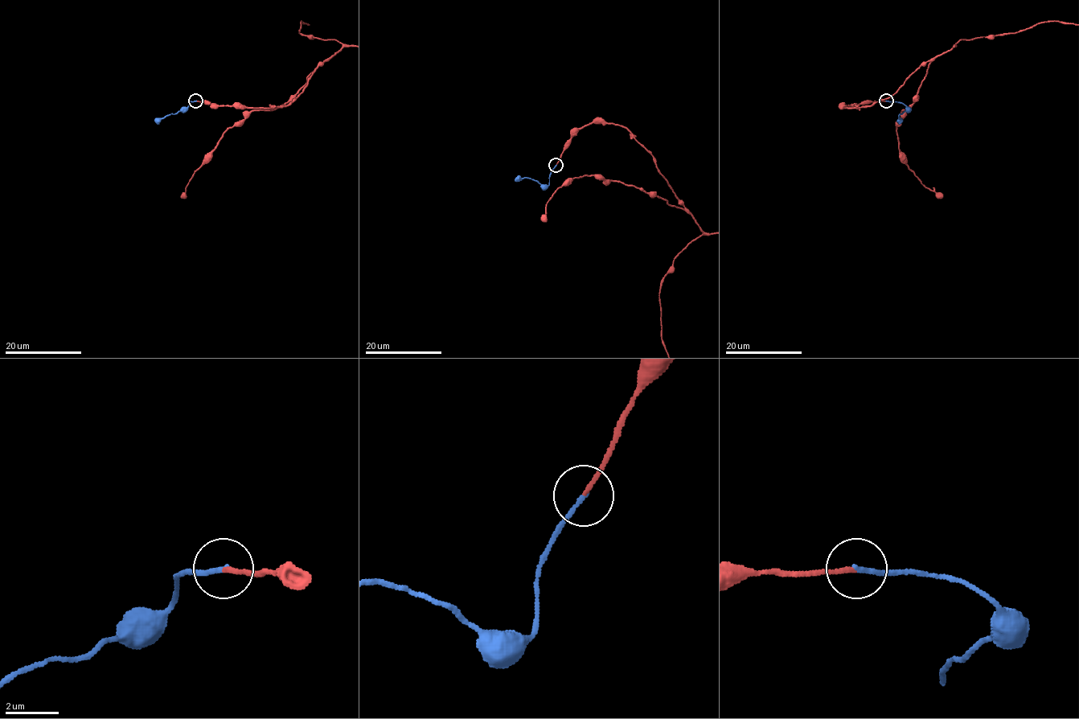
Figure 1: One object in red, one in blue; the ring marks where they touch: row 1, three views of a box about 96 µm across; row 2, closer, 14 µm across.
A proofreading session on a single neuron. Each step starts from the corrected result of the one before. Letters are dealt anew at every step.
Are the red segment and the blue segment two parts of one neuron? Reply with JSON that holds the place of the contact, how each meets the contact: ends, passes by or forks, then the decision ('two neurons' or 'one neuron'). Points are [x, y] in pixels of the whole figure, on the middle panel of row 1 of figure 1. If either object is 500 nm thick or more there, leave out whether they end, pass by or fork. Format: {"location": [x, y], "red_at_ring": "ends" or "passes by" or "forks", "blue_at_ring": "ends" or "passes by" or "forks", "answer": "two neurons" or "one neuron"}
{"location": [555, 165], "red_at_ring": "ends", "blue_at_ring": "ends", "answer": "one neuron"}

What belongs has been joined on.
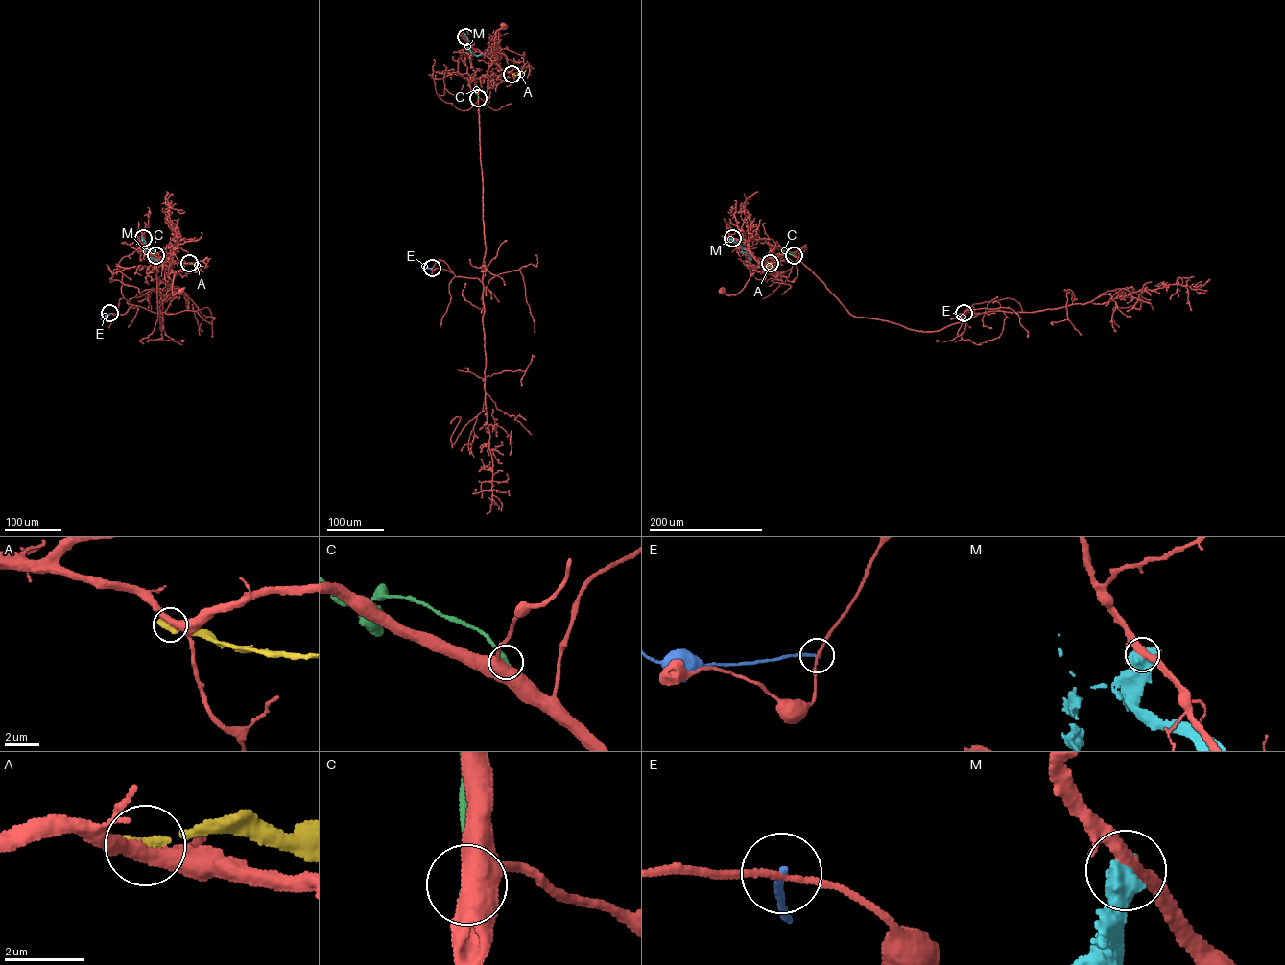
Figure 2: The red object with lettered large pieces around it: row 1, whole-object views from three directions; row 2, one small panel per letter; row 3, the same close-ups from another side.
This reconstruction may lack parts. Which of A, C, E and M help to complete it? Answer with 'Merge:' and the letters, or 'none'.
Merge: C

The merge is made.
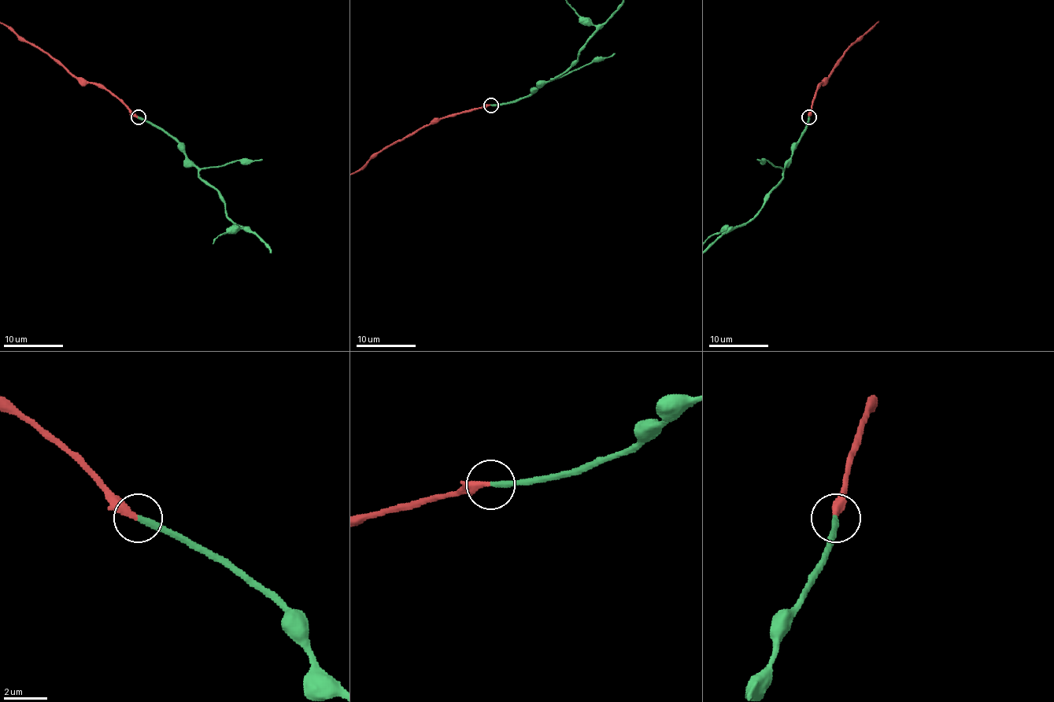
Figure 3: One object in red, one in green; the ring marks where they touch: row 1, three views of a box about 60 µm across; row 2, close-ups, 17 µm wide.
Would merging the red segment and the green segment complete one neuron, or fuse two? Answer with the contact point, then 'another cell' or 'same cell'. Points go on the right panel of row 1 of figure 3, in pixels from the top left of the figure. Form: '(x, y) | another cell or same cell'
(808, 117) | same cell

